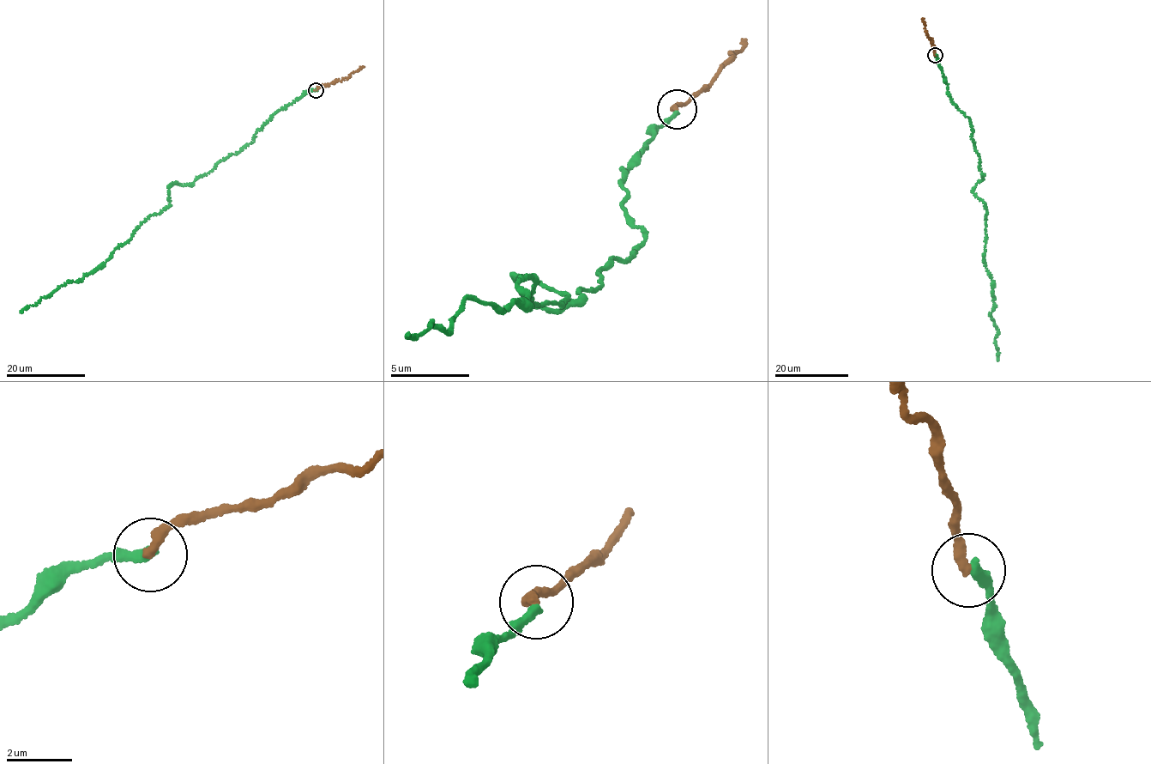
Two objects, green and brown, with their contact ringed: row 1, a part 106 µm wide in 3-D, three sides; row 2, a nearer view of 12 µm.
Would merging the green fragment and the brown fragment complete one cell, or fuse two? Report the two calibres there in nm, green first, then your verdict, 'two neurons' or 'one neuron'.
320 nm thick on the green side, 320 nm on the other; one neuron

